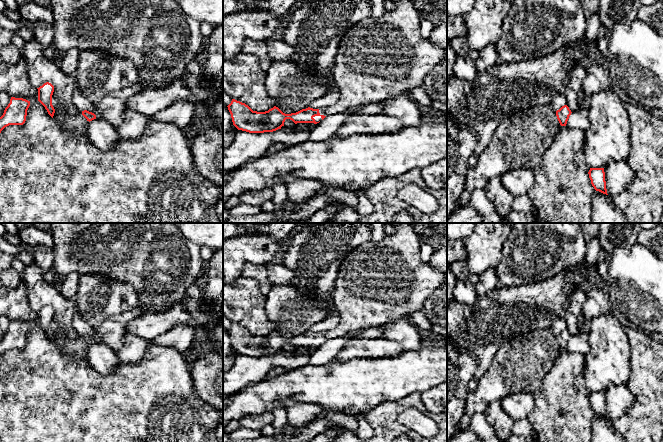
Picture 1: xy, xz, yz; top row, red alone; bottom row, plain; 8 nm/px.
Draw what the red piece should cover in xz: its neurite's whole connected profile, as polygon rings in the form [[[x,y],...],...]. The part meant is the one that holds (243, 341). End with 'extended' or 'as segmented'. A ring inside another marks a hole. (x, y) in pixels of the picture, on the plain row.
[[[395,223],[394,226],[394,234],[384,235],[379,242],[370,240],[343,259],[333,289],[333,303],[340,318],[334,329],[320,334],[308,331],[285,338],[276,330],[265,336],[253,335],[245,327],[232,323],[227,331],[233,349],[249,357],[264,357],[281,353],[286,343],[295,348],[317,348],[328,339],[344,337],[359,329],[380,327],[422,310],[425,300],[445,283],[446,274],[421,261],[421,242],[411,223]]] | extended

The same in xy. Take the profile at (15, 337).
[[[11,321],[10,327],[0,341],[0,357],[9,349],[23,349],[26,345],[29,330],[30,325],[23,322]]] | as segmented

